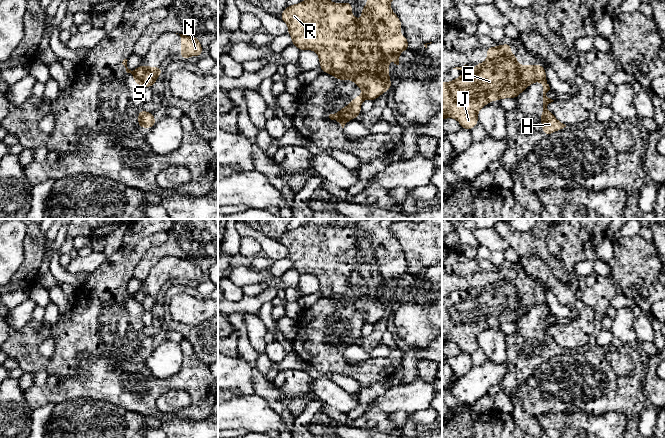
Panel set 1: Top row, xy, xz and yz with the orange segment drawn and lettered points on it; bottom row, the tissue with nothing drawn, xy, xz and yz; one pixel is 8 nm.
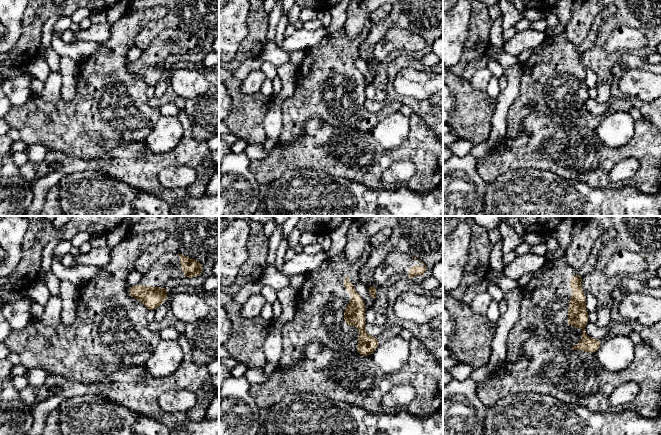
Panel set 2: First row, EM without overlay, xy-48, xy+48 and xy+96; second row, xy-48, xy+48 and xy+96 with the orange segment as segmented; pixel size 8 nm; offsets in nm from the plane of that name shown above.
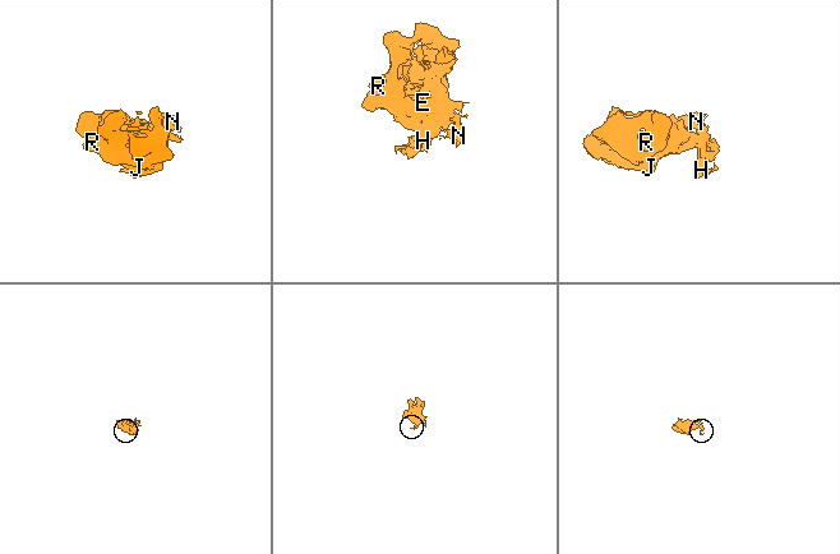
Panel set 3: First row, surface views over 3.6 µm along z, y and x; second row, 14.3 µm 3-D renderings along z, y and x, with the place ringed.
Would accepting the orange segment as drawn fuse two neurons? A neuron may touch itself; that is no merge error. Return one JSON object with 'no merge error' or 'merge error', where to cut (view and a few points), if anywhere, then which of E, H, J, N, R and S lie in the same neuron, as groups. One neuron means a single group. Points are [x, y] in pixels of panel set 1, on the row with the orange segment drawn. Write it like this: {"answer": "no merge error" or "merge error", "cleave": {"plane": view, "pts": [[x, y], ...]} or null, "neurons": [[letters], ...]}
{"answer": "merge error", "cleave": {"plane": "xy", "pts": [[131, 71], [145, 85]]}, "neurons": [["E", "J", "N", "R", "S"], ["H"]]}

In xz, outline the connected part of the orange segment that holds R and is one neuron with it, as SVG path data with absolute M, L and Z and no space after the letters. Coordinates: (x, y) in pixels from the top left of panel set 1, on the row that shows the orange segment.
M305 0L298 4L287 6L283 10L280 19L288 25L287 33L292 37L292 45L296 46L300 51L313 50L317 53L320 60L319 66L321 67L323 73L331 74L337 80L352 80L357 85L357 87L363 90L363 94L365 95L366 99L375 101L384 92L392 88L392 83L389 77L389 59L392 57L394 64L399 65L399 55L404 50L409 49L405 32L403 32L402 38L399 37L399 33L402 29L402 23L398 18L398 16L393 12L393 10L390 7L389 4L391 1L392 0L367 0L367 5L362 7L361 19L358 21L351 13L351 9L353 8L352 2L335 3L335 2L330 2L329 0Z

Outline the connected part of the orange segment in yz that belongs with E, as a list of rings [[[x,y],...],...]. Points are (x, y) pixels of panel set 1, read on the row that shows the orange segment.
[[[511,44],[487,47],[487,60],[475,63],[477,67],[462,74],[451,82],[442,82],[442,120],[456,119],[466,130],[474,128],[478,122],[479,110],[491,101],[505,98],[516,99],[528,86],[546,78],[544,65],[519,65],[517,55],[511,54]]]

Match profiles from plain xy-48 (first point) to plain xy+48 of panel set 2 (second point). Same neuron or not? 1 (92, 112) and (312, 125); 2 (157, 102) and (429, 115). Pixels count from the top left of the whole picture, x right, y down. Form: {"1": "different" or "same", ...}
{"1": "different", "2": "same"}

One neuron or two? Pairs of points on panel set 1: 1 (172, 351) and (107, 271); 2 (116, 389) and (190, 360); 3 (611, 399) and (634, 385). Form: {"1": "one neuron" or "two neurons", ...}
{"1": "two neurons", "2": "one neuron", "3": "one neuron"}

